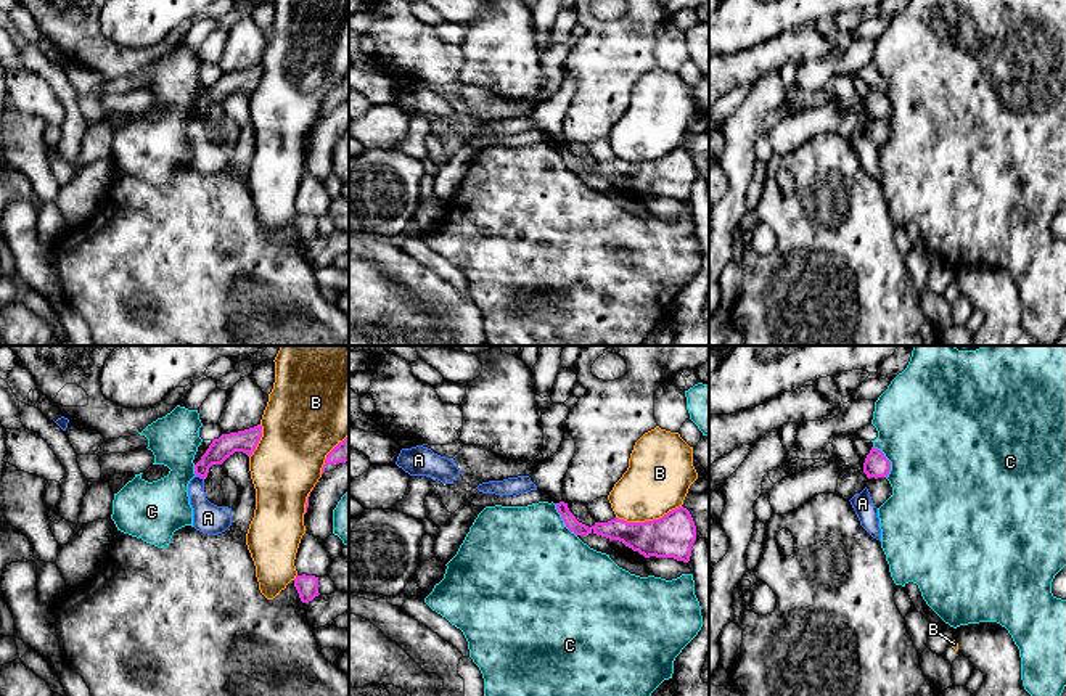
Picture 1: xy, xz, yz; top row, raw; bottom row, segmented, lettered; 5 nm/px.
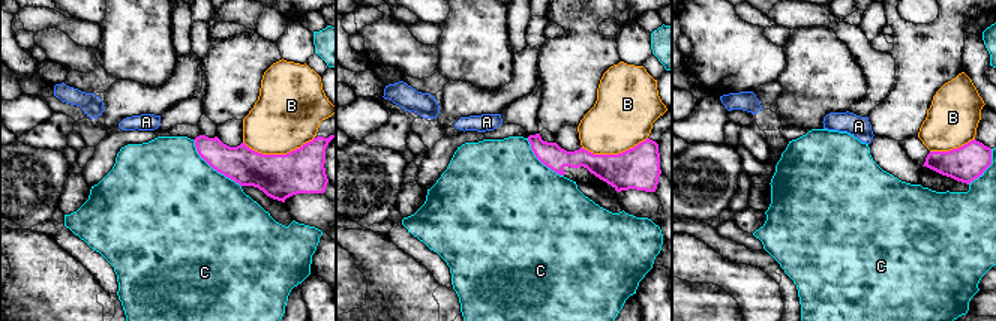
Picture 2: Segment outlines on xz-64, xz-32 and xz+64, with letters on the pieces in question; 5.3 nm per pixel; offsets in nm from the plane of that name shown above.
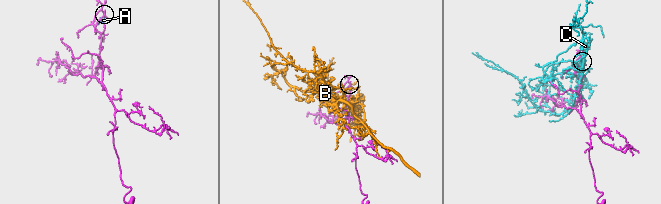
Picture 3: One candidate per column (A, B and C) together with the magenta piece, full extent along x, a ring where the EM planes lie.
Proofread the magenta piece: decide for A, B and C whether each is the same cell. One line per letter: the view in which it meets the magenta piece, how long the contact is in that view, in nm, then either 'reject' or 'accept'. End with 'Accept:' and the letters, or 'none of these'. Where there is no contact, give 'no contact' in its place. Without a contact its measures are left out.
A: xy | 50 nm | reject
B: xz | 340 nm | reject
C: yz | 180 nm | reject
Accept: none of these

